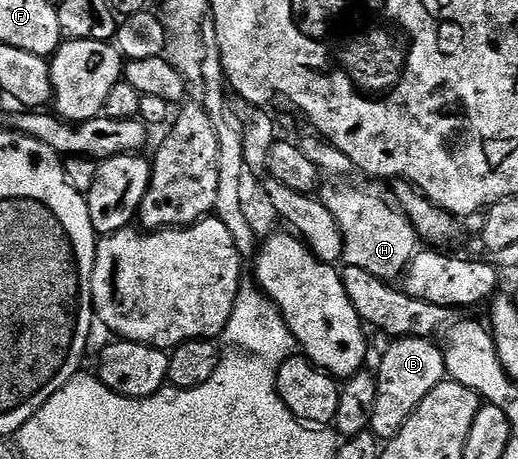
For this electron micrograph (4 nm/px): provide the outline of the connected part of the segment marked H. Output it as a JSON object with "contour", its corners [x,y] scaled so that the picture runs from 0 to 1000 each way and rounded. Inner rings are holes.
{"contour":[[[625,401],[618,403],[616,431],[624,449],[647,466],[647,484],[654,484],[654,501],[662,501],[660,569],[693,580],[693,588],[708,588],[708,597],[724,597],[724,606],[772,612],[809,547],[805,503],[782,464],[720,418],[680,410],[674,401]]]}

